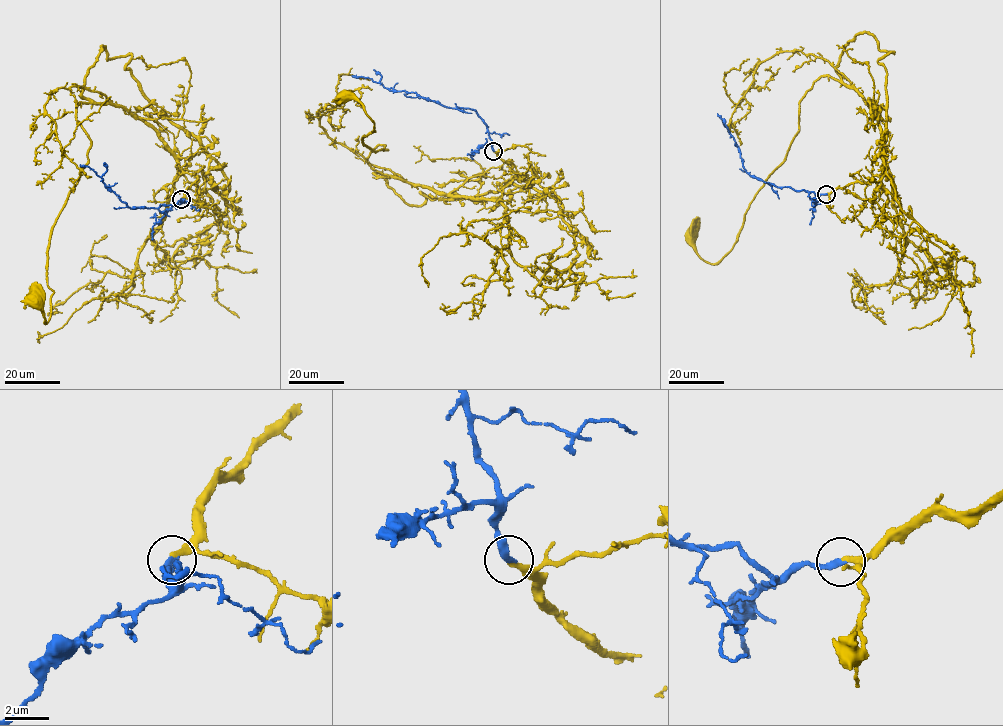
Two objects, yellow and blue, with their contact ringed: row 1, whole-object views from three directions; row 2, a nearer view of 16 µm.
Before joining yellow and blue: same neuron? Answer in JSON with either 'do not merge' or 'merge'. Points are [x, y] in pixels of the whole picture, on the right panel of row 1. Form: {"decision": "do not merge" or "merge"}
{"decision": "merge"}

